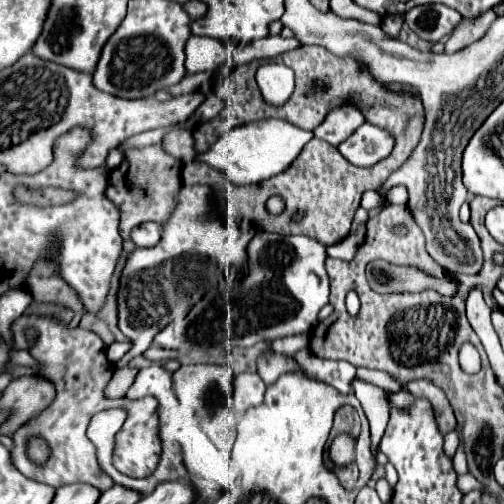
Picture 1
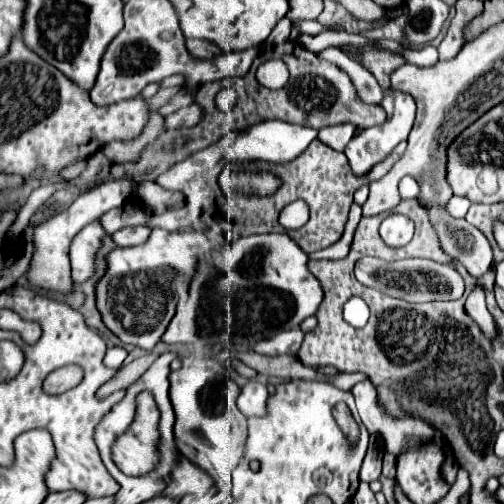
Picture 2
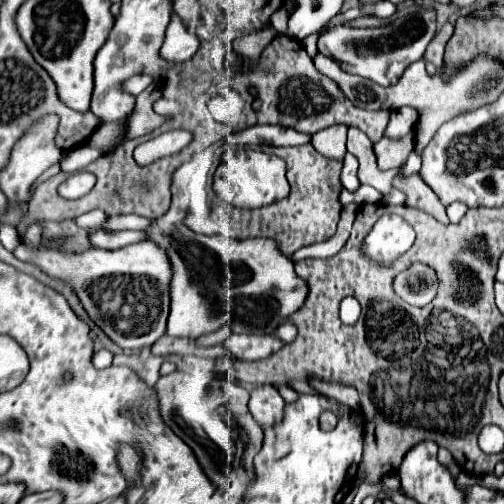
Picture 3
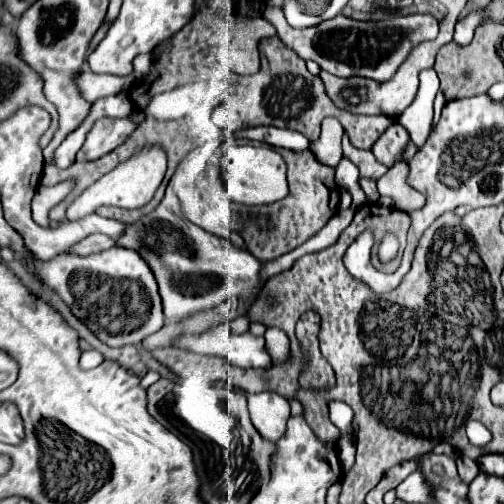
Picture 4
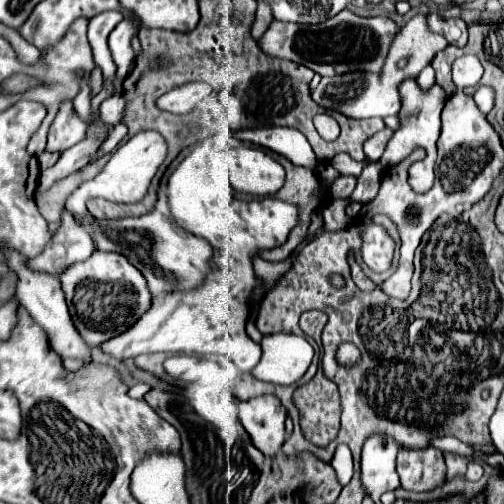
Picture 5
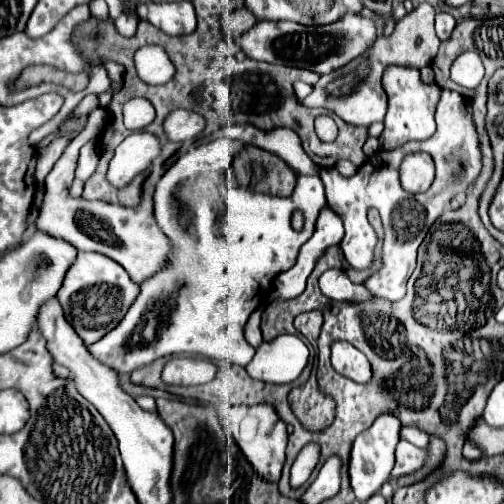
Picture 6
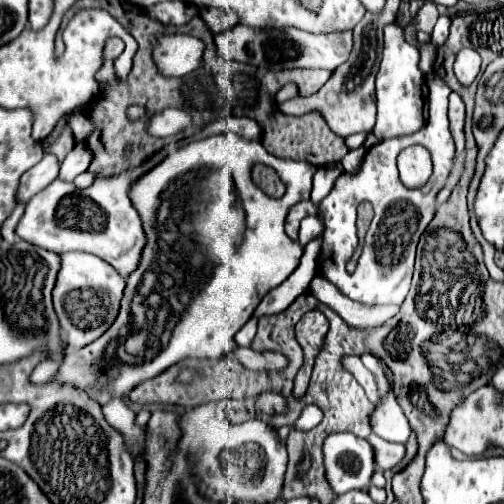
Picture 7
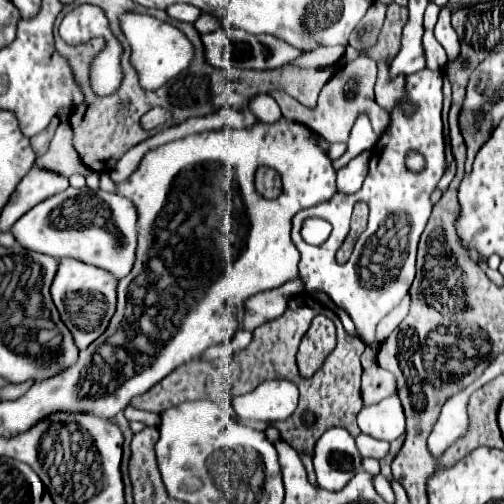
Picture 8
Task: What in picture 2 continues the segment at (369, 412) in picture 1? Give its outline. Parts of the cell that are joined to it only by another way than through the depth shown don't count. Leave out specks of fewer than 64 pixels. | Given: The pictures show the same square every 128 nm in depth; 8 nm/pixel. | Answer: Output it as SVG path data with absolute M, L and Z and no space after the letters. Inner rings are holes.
M374 434L372 442L370 442L370 448L366 452L364 464L360 468L360 480L362 482L372 482L372 480L380 478L380 472L382 472L382 454L384 454L382 438L378 434Z

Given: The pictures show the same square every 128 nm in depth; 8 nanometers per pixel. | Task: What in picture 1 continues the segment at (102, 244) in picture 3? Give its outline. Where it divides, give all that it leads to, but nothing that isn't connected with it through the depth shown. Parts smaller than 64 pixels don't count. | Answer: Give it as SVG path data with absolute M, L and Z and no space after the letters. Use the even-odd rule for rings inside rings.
M144 222L132 230L132 242L136 246L148 248L154 246L156 240L160 240L160 224L156 222Z

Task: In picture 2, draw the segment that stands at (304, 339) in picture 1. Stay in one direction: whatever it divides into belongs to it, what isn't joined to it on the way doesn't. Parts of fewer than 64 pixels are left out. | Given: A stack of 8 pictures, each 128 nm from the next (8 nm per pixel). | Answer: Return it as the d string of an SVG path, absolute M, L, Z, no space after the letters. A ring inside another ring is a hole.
M288 330L288 332L280 332L268 340L260 340L252 346L254 352L258 354L266 354L266 356L280 356L280 354L294 354L298 352L300 344L302 344L304 334L298 330Z

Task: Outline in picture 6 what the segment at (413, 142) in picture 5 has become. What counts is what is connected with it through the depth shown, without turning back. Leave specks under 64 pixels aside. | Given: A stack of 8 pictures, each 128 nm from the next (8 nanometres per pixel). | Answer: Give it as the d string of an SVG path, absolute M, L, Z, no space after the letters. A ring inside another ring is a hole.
M388 66L382 76L382 88L388 98L388 112L384 116L384 132L378 136L384 150L392 150L408 140L426 140L434 134L434 110L440 98L440 88L436 84L428 86L420 78L420 70L408 66Z

